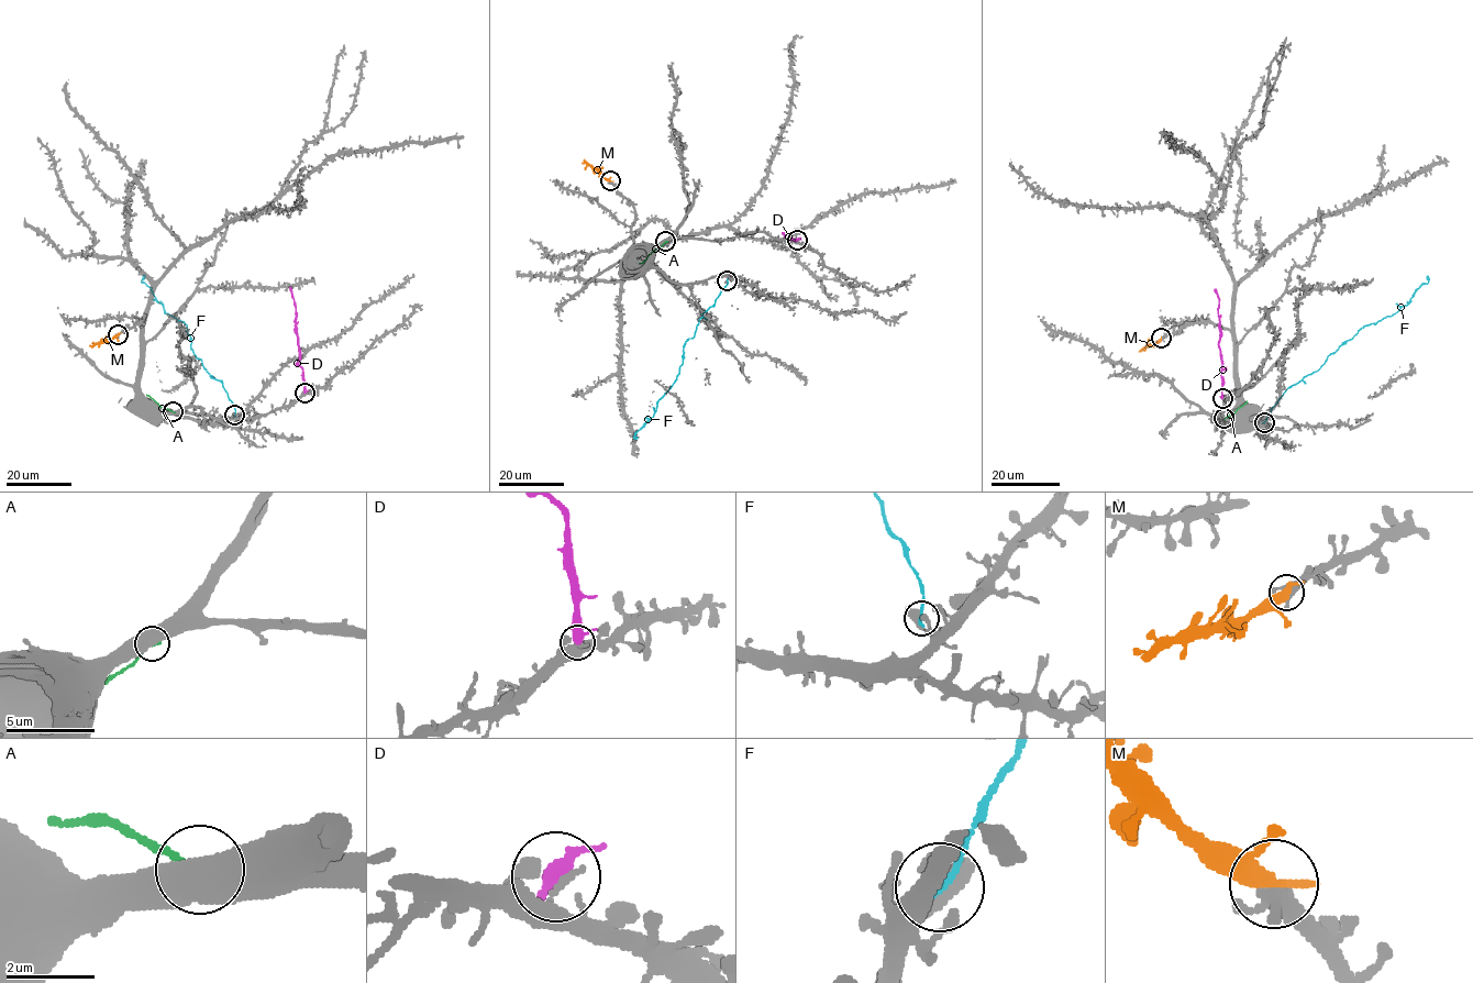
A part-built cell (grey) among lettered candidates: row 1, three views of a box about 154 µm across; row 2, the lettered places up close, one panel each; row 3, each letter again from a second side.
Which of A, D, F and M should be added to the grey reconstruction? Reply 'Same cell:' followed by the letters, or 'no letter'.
Same cell: M

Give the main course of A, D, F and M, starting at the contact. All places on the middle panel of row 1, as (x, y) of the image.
A: (665, 242), (639, 264)
D: (797, 240), (782, 232)
F: (727, 280), (715, 304), (702, 313), (694, 335), (685, 342), (676, 380), (637, 437)
M: (610, 180), (582, 164)

